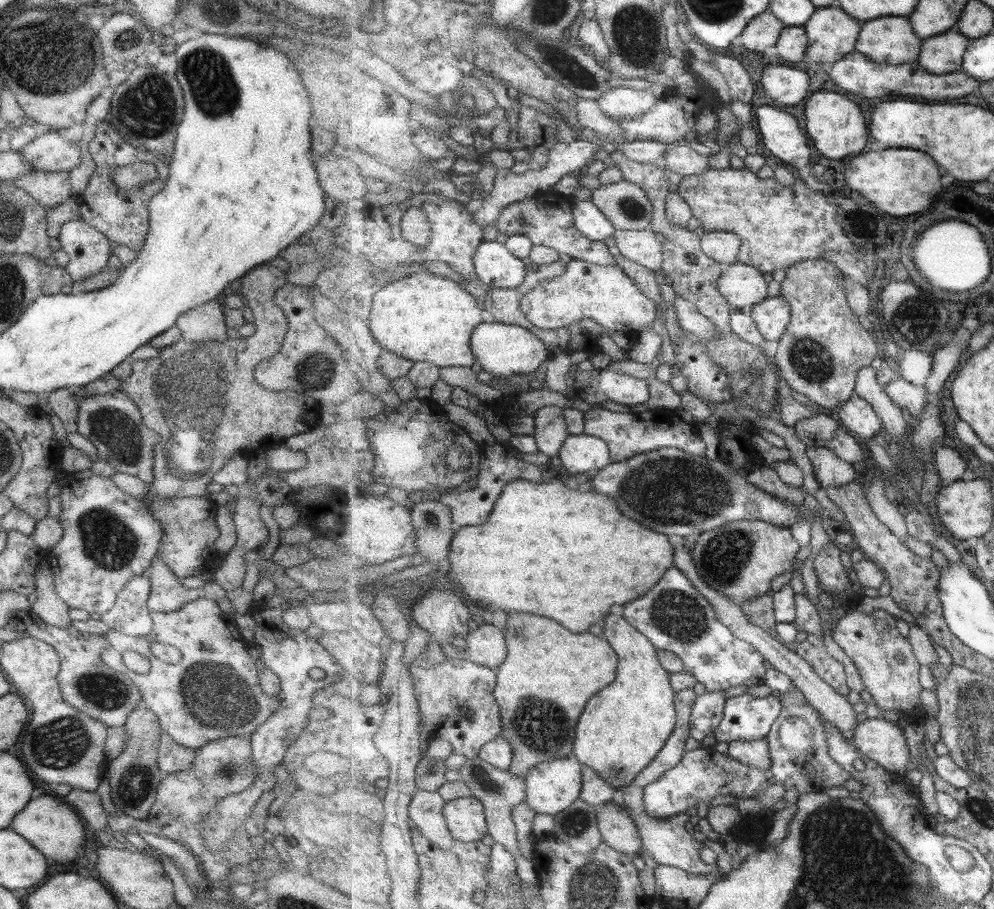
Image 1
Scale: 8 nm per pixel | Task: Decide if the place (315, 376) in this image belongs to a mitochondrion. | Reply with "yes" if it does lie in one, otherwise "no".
yes

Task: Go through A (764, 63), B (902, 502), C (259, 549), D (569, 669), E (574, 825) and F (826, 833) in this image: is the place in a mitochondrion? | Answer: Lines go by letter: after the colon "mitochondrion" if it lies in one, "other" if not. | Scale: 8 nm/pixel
A: other
B: other
C: other
D: other
E: mitochondrion
F: mitochondrion

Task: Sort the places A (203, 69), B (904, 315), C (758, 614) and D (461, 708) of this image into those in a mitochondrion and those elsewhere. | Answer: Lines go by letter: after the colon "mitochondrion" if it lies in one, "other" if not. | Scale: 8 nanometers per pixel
A: mitochondrion
B: mitochondrion
C: other
D: mitochondrion

